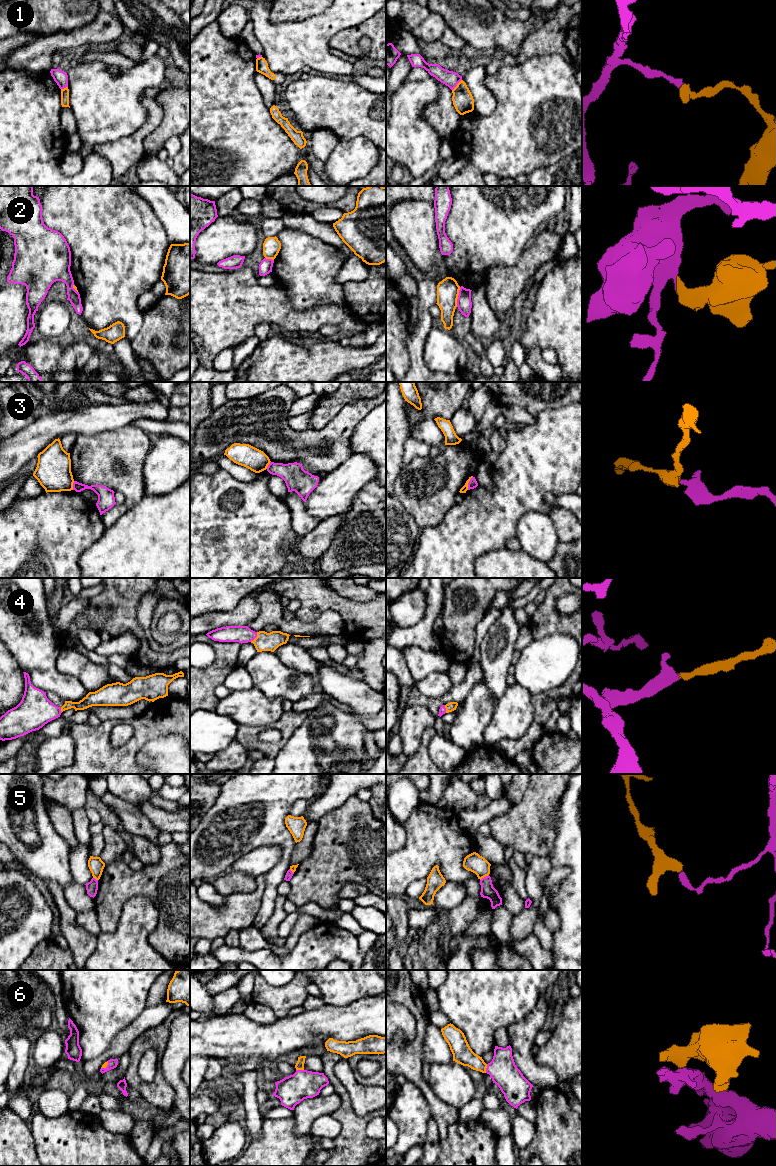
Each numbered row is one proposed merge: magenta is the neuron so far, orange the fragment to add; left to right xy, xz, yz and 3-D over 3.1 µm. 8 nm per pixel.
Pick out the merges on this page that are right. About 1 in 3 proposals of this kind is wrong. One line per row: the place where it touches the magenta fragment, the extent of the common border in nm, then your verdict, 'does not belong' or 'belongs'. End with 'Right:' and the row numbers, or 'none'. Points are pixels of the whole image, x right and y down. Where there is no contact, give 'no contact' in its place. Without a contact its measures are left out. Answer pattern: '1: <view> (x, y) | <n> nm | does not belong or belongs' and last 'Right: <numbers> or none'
1: yz (456, 85) | 120 nm | does not belong
2: yz (458, 297) | 160 nm | does not belong
3: yz (468, 483) | 120 nm | does not belong
4: xz (255, 637) | 100 nm | belongs
5: yz (484, 877) | 90 nm | does not belong
6: yz (486, 1068) | 70 nm | belongs
Right: 4, 6

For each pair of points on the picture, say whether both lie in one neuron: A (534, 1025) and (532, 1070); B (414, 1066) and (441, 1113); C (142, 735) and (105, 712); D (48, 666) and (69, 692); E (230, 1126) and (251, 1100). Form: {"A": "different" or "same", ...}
{"A": "same", "B": "same", "C": "different", "D": "same", "E": "different"}

